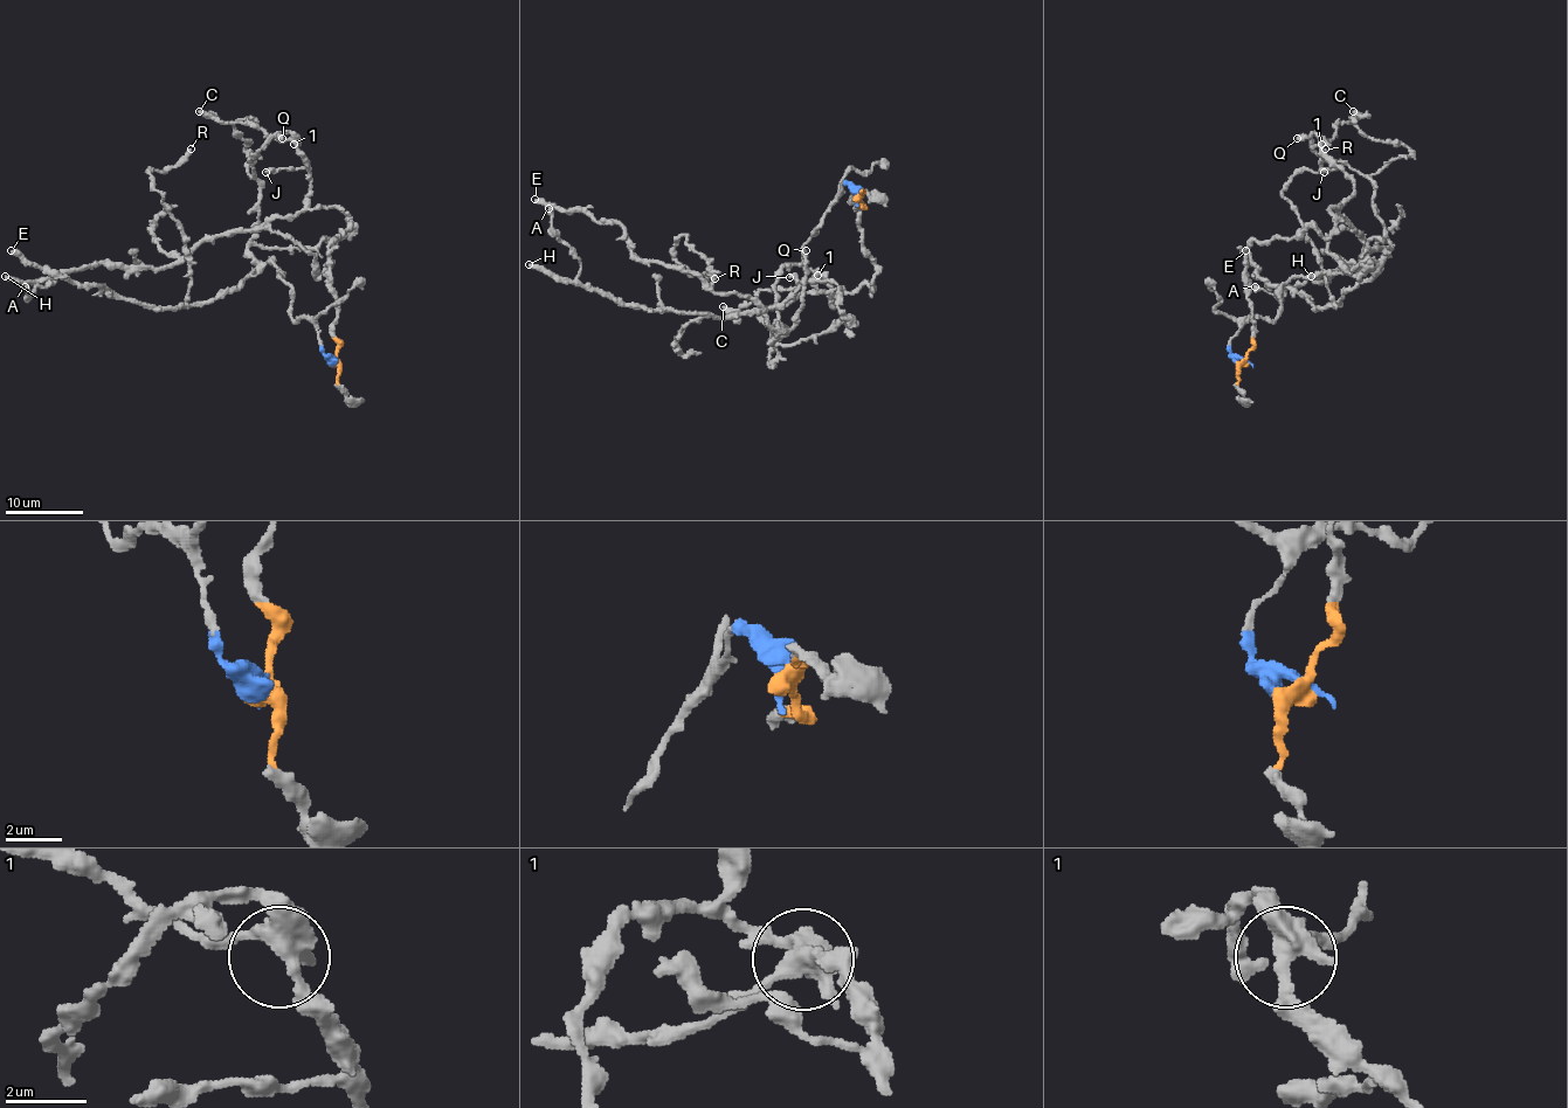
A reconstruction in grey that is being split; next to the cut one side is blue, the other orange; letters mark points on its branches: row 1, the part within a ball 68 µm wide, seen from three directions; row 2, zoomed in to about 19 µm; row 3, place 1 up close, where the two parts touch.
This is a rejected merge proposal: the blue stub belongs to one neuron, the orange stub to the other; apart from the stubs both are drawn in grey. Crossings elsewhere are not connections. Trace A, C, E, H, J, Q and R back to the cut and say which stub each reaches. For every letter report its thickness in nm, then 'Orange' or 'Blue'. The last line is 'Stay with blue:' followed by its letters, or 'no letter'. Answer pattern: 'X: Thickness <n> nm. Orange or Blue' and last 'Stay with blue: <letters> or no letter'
A: Thickness 500 nm. Orange
C: Thickness 420 nm. Orange
E: Thickness 460 nm. Blue
H: Thickness 400 nm. Orange
J: Thickness 440 nm. Orange
Q: Thickness 480 nm. Blue
R: Thickness 440 nm. Blue
Stay with blue: E, Q, R

